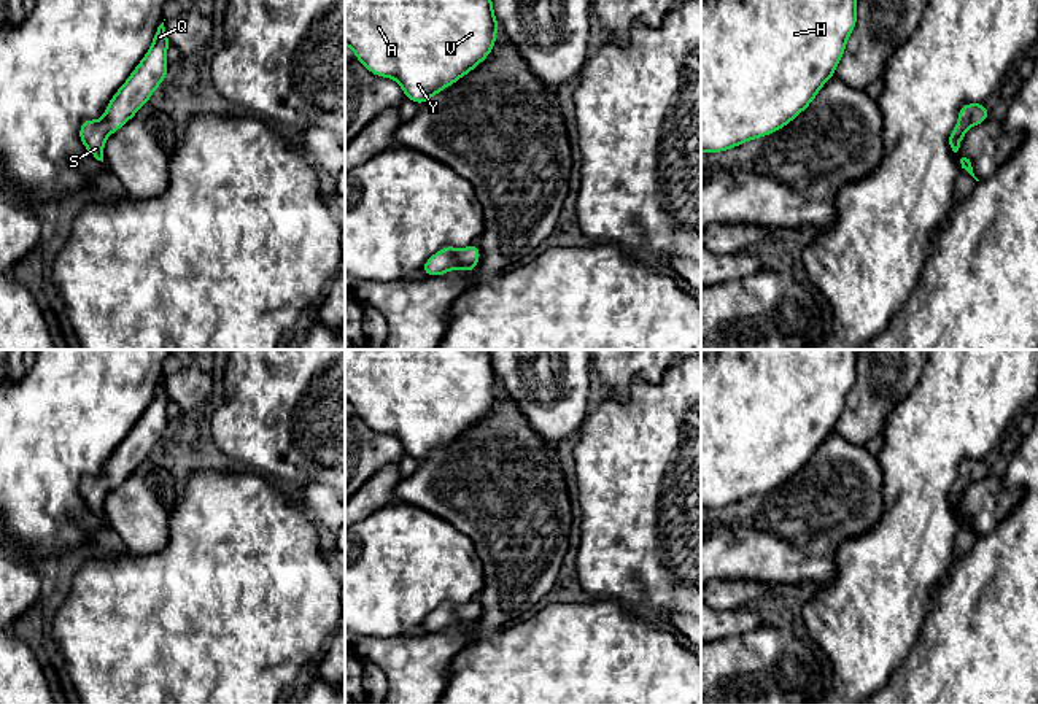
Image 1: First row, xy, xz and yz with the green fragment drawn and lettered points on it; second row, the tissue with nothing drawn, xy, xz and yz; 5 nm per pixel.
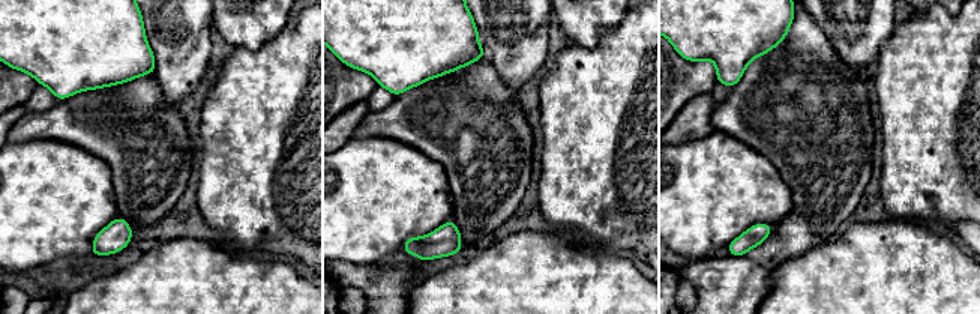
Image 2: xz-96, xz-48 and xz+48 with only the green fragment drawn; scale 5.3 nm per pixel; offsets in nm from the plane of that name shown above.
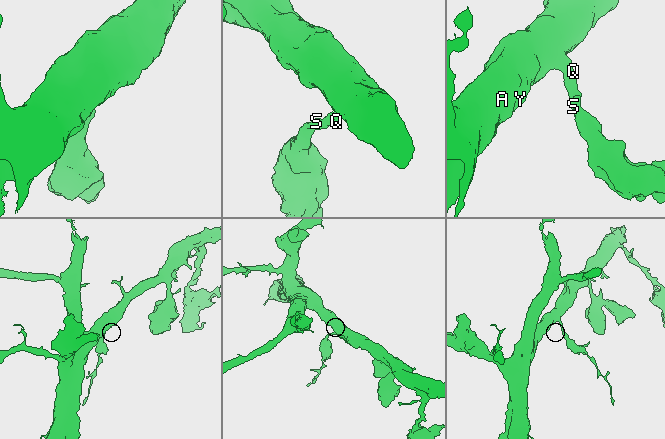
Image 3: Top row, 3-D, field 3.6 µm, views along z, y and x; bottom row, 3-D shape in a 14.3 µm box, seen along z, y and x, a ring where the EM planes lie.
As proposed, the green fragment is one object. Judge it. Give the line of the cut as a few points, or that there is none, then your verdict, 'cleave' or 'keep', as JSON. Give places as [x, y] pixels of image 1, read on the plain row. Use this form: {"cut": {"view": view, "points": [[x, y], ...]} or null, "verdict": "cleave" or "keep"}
{"cut": null, "verdict": "keep"}

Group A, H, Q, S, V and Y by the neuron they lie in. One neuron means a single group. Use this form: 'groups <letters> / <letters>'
groups A H Q S V Y

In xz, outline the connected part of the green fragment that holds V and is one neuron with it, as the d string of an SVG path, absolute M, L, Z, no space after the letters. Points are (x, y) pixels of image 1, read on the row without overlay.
M345 350L345 400L372 431L396 435L418 461L483 418L498 385L490 350Z

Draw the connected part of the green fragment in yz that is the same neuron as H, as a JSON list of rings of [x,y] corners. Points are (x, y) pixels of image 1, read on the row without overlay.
[[[701,350],[701,509],[766,493],[806,466],[835,432],[857,381],[857,350]]]

